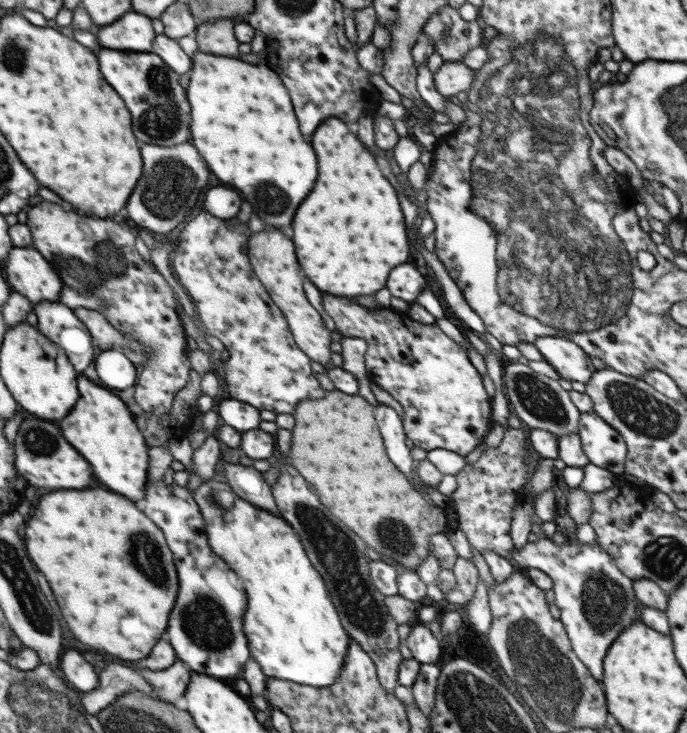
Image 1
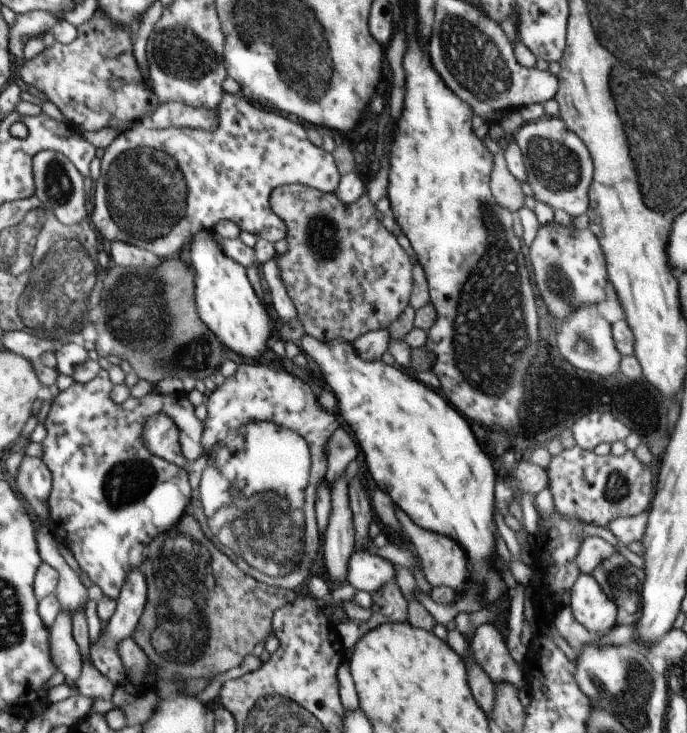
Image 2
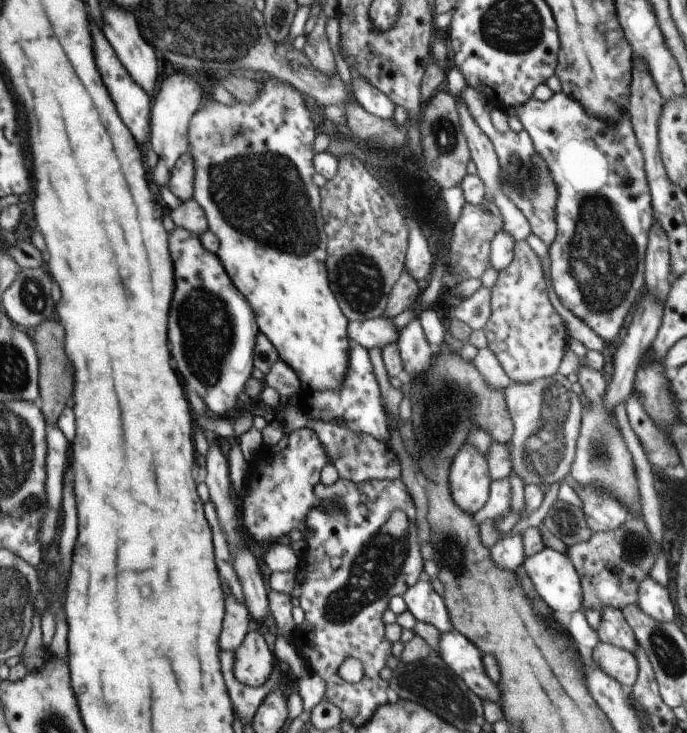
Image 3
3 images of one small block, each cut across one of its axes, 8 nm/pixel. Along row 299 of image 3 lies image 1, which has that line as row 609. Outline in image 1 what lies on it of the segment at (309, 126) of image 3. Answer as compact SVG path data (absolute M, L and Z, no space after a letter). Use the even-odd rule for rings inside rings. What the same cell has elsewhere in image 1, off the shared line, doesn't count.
M209 479L194 492L193 500L200 510L208 544L214 554L230 566L246 590L248 607L242 628L249 642L252 658L267 677L279 678L311 687L329 687L338 679L351 642L350 636L330 600L329 589L315 570L295 530L281 516L257 508L238 496L227 483Z

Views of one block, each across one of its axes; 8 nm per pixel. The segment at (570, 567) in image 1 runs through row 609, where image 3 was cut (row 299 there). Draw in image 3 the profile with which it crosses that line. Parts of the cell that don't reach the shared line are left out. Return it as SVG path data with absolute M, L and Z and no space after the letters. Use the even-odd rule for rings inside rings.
M563 91L555 92L550 100L544 102L540 102L540 100L531 97L528 102L524 102L524 104L515 107L512 112L518 116L520 122L522 122L523 129L530 134L532 144L534 144L534 150L544 158L544 162L546 162L546 166L548 166L548 170L550 170L550 174L552 174L552 180L554 180L554 184L556 184L556 188L558 188L558 200L556 200L556 224L558 234L548 249L548 254L550 254L551 286L554 286L554 291L560 299L560 302L564 305L564 308L570 310L576 318L580 318L590 330L594 330L607 344L613 345L614 338L617 338L620 328L626 324L624 319L627 318L628 312L632 310L632 306L636 306L641 298L640 294L644 292L644 259L647 250L649 230L654 220L650 188L644 168L644 158L642 151L638 148L629 114L624 114L624 118L618 119L616 124L608 124L608 122L604 122L604 120L600 120L600 118L590 116L590 114L582 108L580 102L576 102L574 98L570 98L570 95L564 94Z

